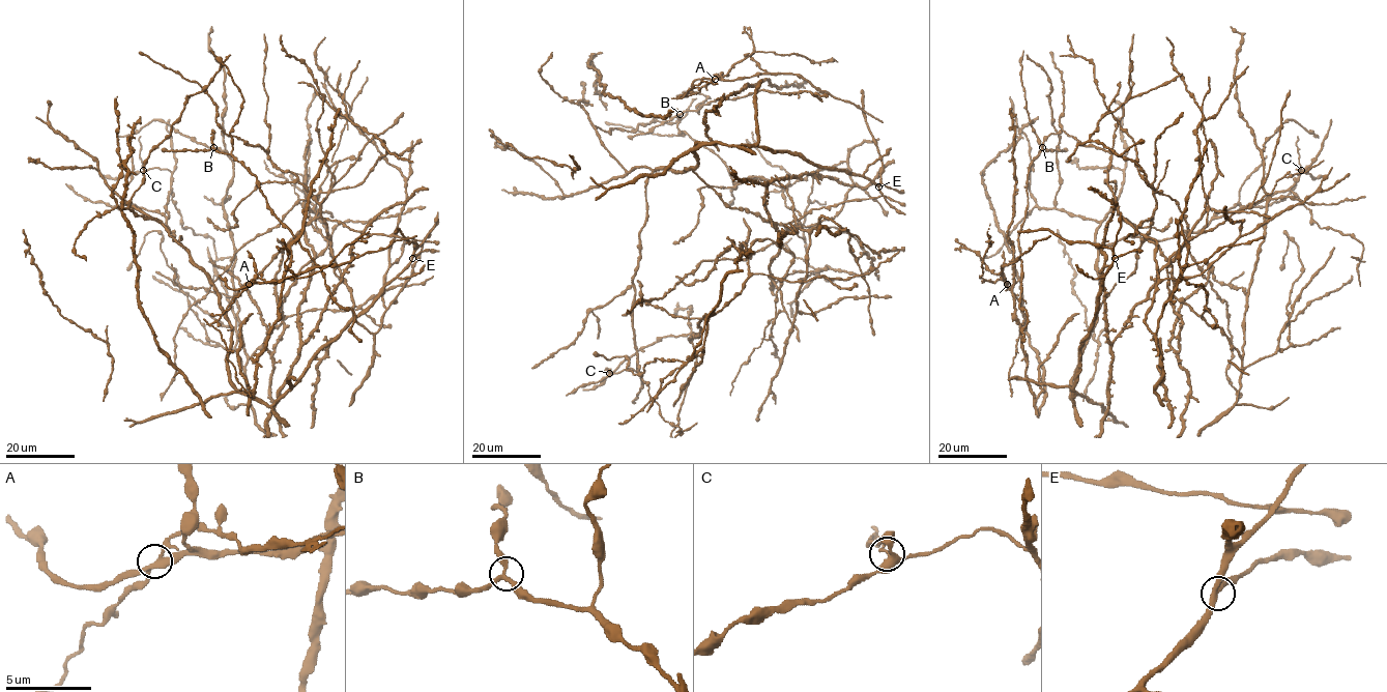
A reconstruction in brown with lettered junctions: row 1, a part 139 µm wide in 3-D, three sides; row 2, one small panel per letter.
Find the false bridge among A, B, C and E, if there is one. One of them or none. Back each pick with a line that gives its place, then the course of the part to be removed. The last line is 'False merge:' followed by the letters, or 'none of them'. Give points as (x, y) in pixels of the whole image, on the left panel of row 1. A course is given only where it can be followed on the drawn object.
A: place (249, 284); course (248, 285), (257, 278), (278, 281), (287, 277), (308, 277), (321, 270), (348, 244), (366, 234), (371, 224)
False merge: A

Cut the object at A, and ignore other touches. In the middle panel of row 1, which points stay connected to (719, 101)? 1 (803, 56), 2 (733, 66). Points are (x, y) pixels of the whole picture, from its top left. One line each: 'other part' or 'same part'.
1: other part
2: other part

